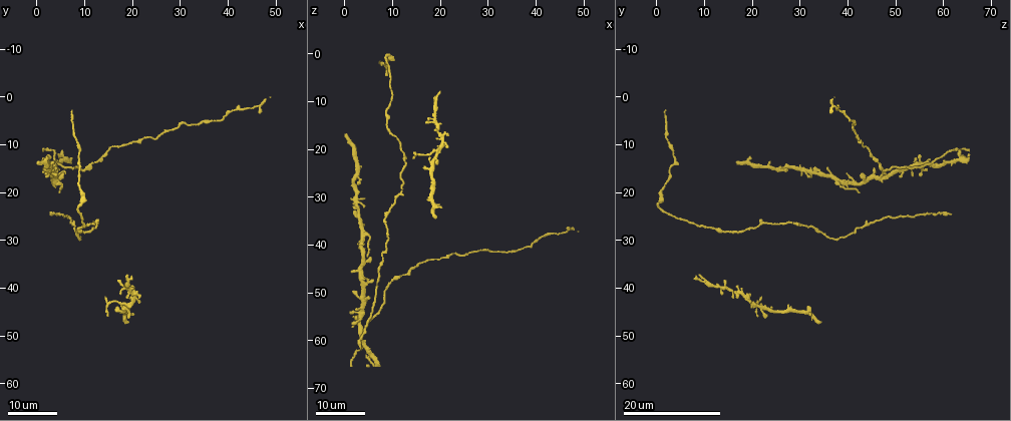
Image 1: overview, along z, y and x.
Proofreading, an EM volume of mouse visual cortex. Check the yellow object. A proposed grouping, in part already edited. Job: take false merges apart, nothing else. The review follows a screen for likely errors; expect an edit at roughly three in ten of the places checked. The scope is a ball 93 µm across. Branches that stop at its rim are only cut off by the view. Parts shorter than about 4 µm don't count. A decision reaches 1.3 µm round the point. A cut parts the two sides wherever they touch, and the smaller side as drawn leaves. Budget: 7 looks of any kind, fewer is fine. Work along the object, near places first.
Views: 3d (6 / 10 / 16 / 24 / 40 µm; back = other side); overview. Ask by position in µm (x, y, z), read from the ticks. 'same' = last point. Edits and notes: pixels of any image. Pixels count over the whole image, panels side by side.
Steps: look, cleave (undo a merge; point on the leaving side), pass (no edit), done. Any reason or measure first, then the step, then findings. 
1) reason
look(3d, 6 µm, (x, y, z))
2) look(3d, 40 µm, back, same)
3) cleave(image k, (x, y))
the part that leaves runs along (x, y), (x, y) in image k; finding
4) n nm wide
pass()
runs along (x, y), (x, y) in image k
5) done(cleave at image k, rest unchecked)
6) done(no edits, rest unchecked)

look(3d, 24 µm, (4.5, 18.0, 38.0))

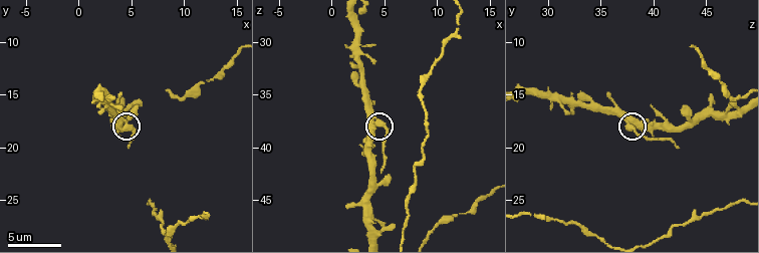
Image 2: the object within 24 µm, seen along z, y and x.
look(3d, 10 µm, (4.8, 18.0, 37.6))

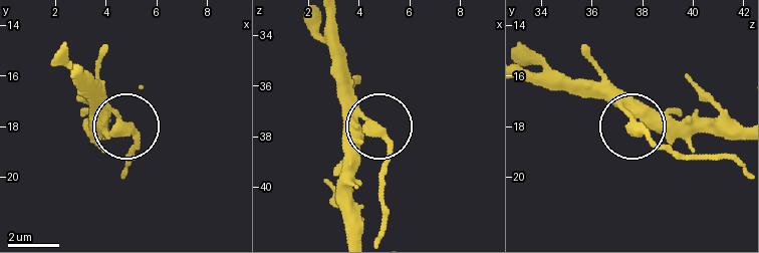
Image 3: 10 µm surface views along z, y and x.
cleave(image 3, (127, 136))
the part that leaves runs along (110, 110), (135, 141), (123, 177) in image 3; two neurons meet here

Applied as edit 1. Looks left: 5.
four or more arms meet
look(3d, 16 µm, (18.5, 40.0, 14.0))

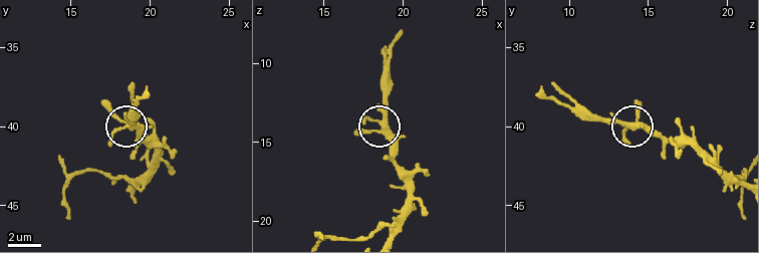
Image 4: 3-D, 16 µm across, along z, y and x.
look(3d, 10 µm, (18.9, 40.0, 13.8))

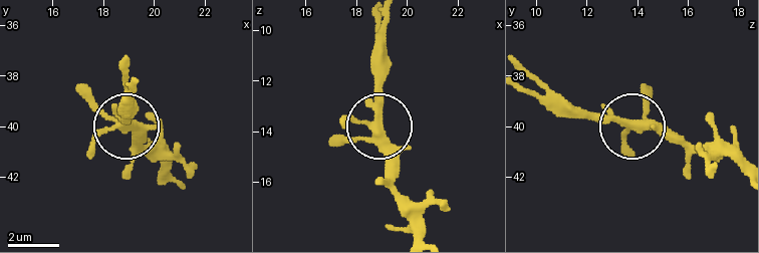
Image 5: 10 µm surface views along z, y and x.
4 arms
pass()
continuous, no second neuron

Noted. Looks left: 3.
three-way junction
look(3d, 24 µm, (19.5, 43.5, 20.0))

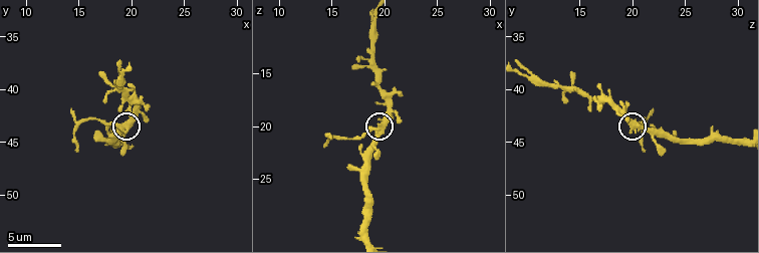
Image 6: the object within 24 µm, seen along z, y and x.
look(3d, 10 µm, (19.0, 43.6, 20.4))

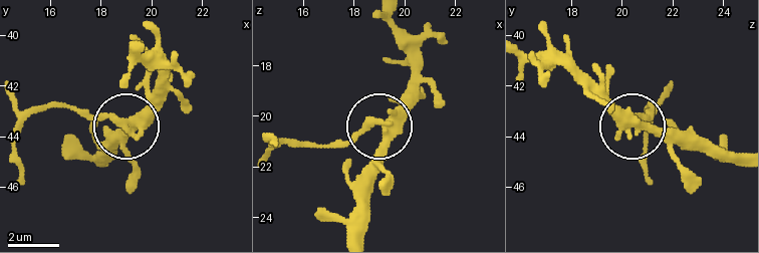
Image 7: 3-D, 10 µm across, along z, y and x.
320 nm wide
cleave(image 7, (93, 115))
two neurons meet here

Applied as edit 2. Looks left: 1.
done(cleave at image 3, cleave at image 7, rest unchecked)

